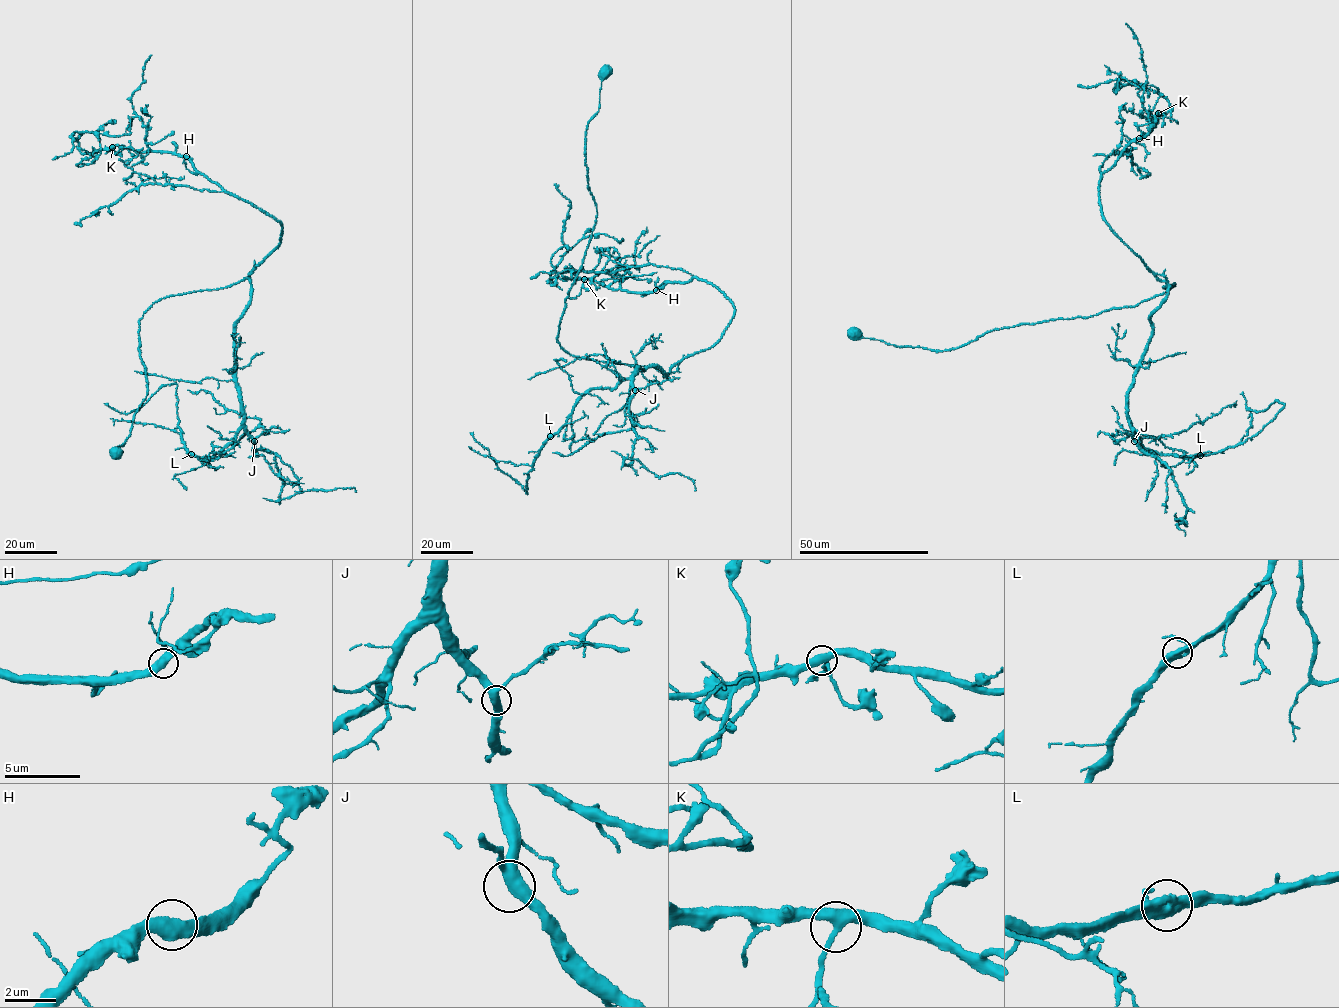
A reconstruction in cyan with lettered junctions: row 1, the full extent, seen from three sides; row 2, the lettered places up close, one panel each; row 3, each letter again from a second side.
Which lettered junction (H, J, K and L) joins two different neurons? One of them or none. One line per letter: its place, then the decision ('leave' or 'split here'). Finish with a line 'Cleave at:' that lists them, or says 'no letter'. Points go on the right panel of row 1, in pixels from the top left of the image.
H: place (1139, 138); leave
J: place (1134, 441); leave
K: place (1158, 113); leave
L: place (1200, 455); leave
Cleave at: no letter

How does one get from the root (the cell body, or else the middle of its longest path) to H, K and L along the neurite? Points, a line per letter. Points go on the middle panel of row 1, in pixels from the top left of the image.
H: (606, 72), (585, 136), (597, 217), (556, 341), (666, 374), (732, 319), (706, 281), (656, 290)
K: (606, 72), (585, 136), (597, 217), (556, 341), (666, 374), (735, 309), (693, 278), (640, 293), (584, 279)
L: (606, 72), (585, 136), (597, 217), (556, 341), (667, 376), (637, 367), (590, 389), (550, 436)

